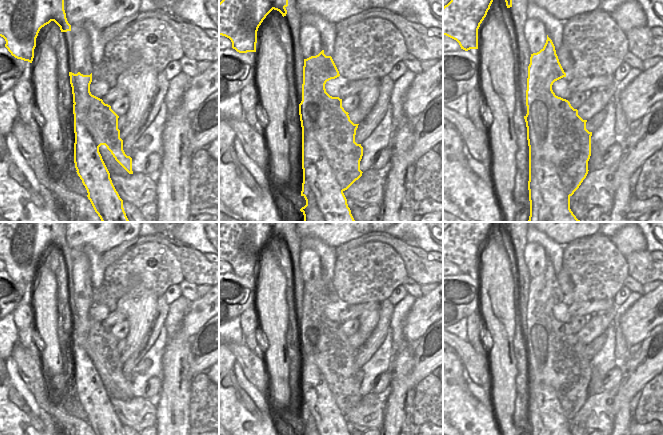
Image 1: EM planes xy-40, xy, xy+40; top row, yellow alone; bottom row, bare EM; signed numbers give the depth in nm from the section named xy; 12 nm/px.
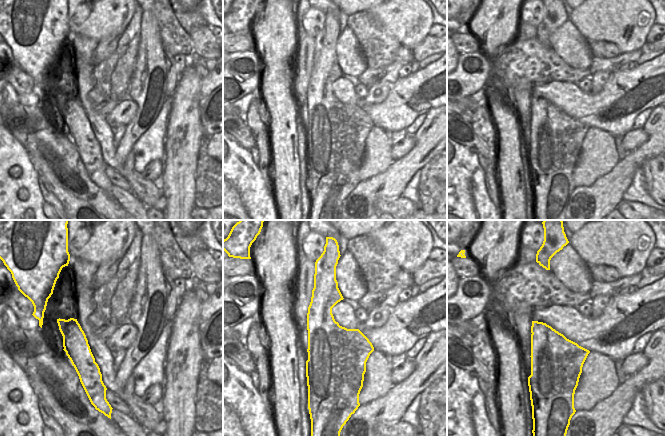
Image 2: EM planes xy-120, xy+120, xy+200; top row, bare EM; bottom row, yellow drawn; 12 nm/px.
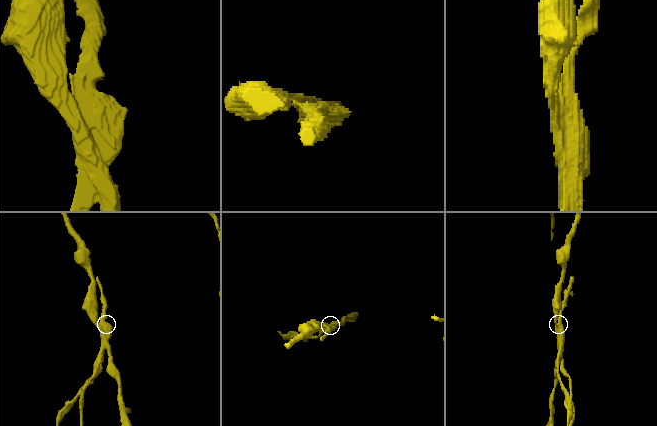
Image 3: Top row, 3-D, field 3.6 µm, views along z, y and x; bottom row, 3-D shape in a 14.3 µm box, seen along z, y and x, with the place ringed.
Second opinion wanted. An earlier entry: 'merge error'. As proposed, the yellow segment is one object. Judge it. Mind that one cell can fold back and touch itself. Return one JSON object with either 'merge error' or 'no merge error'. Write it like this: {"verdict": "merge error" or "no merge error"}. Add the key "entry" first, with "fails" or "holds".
{"entry": "holds", "verdict": "merge error"}

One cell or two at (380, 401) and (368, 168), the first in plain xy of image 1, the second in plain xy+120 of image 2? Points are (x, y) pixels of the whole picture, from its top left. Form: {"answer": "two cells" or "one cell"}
{"answer": "two cells"}

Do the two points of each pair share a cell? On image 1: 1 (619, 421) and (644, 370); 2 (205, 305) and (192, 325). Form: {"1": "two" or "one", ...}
{"1": "two", "2": "one"}

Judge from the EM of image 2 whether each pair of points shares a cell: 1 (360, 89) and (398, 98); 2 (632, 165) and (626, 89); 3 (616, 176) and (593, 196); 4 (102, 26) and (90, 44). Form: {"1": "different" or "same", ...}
{"1": "different", "2": "different", "3": "same", "4": "different"}

